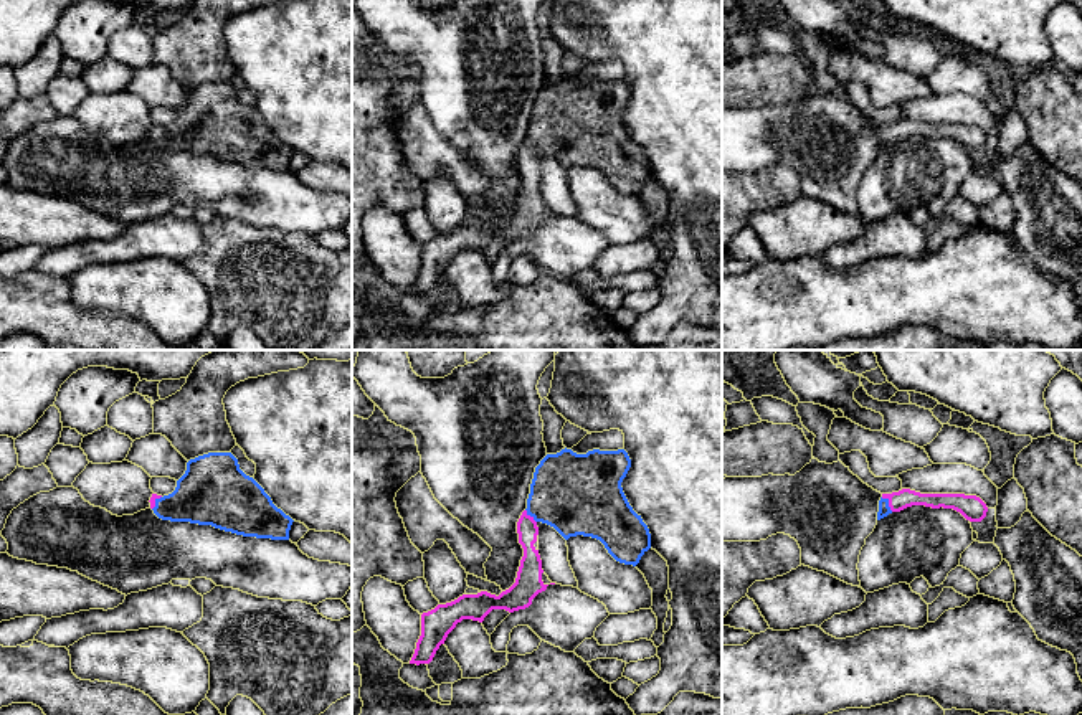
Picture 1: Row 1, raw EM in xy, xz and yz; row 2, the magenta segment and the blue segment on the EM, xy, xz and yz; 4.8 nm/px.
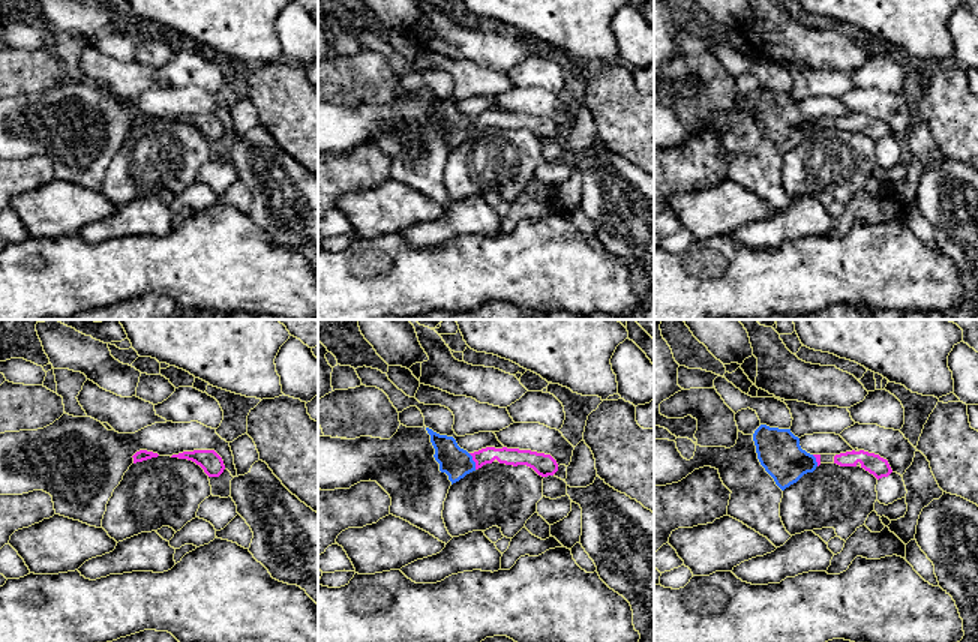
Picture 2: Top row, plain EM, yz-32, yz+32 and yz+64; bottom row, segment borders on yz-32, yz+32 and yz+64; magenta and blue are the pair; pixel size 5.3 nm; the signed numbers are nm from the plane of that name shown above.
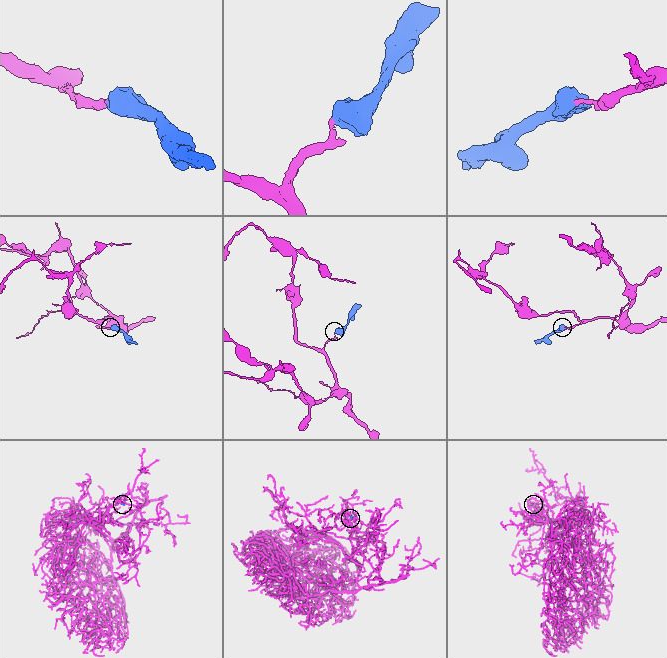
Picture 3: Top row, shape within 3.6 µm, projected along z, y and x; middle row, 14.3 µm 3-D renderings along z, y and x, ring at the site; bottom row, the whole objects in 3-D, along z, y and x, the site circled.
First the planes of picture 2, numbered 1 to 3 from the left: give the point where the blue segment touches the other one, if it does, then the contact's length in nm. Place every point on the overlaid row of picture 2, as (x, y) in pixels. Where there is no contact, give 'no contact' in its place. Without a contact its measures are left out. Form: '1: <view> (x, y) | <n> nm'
1: no contact
2: yz+32 (473, 459) | 100 nm
3: yz+64 (816, 461) | 70 nm

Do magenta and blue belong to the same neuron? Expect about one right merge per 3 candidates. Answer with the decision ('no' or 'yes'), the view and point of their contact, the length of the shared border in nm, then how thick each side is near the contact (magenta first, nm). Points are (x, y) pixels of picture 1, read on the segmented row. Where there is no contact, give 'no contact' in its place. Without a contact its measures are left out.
yes | yz (889, 502) | 90 nm | 100/60 nm

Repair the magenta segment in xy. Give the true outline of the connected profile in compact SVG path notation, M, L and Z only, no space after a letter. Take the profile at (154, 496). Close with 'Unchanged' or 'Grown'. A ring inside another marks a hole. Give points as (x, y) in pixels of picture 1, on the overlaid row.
M208 452L190 459L168 495L152 494L150 509L162 520L211 525L243 537L289 540L292 518L278 509L264 489L246 476L231 452Z. Grown

